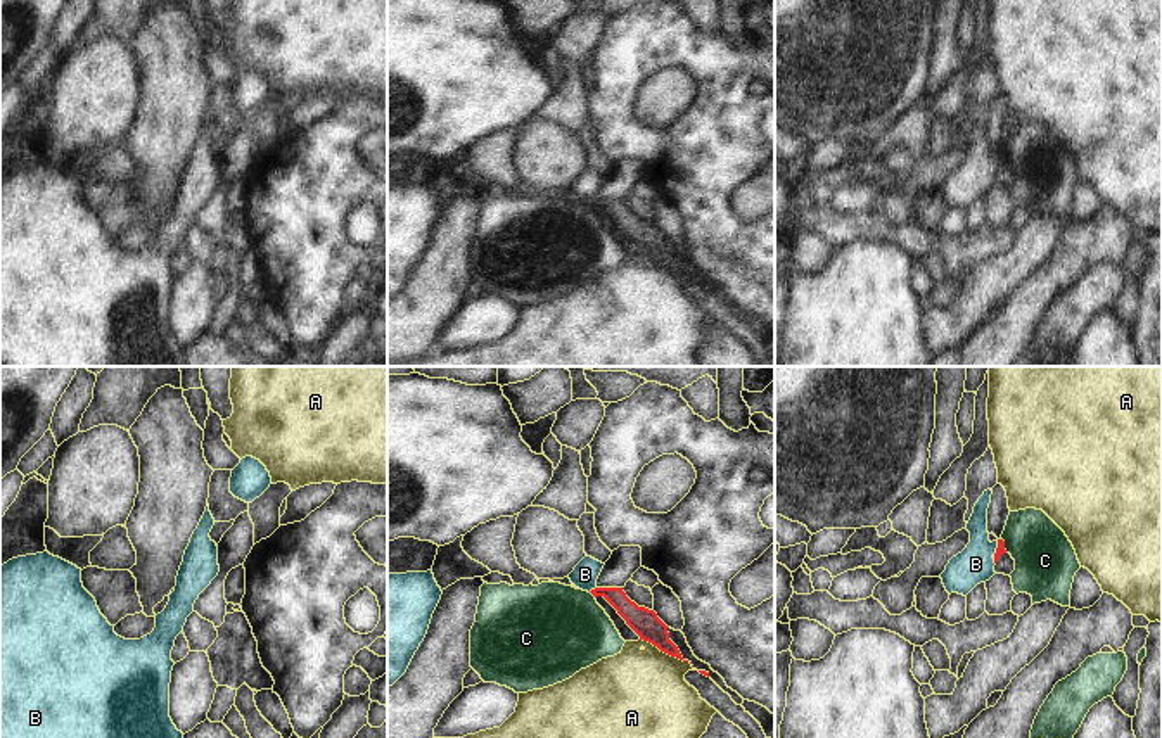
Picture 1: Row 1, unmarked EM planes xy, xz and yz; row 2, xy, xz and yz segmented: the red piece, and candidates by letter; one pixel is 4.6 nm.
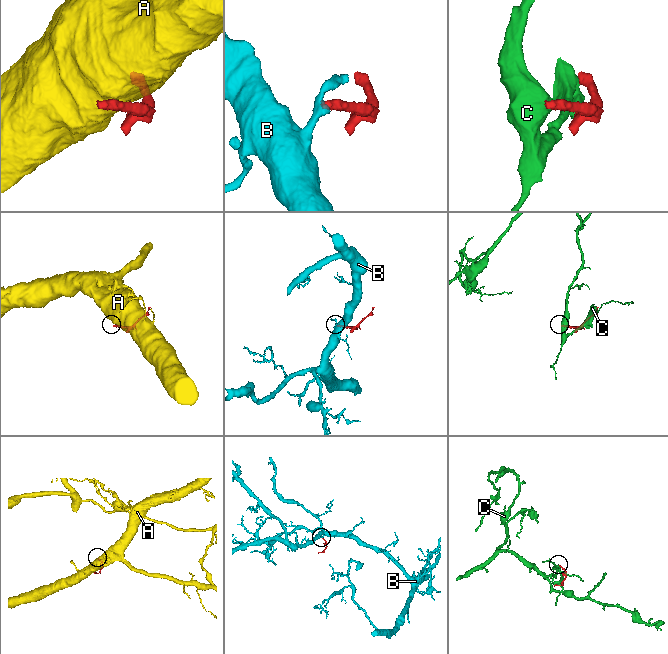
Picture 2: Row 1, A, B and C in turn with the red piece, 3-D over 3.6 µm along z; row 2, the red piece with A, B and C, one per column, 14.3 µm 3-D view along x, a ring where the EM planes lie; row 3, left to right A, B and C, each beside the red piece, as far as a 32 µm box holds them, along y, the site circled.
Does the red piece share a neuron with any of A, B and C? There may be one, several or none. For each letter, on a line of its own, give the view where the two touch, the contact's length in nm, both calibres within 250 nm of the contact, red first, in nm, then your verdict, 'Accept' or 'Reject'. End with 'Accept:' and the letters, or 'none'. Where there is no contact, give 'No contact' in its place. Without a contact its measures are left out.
A: Touches red in xz. Shared border 280 nm. Thickness 130 nm (red) against 460 nm. Reject
B: Touches red in xz. Shared border 50 nm. Thickness 110 nm (red) against 120 nm. Accept
C: Touches red in xz. Shared border 40 nm. Thickness 120 nm (red) against 440 nm. Reject
Accept: B

